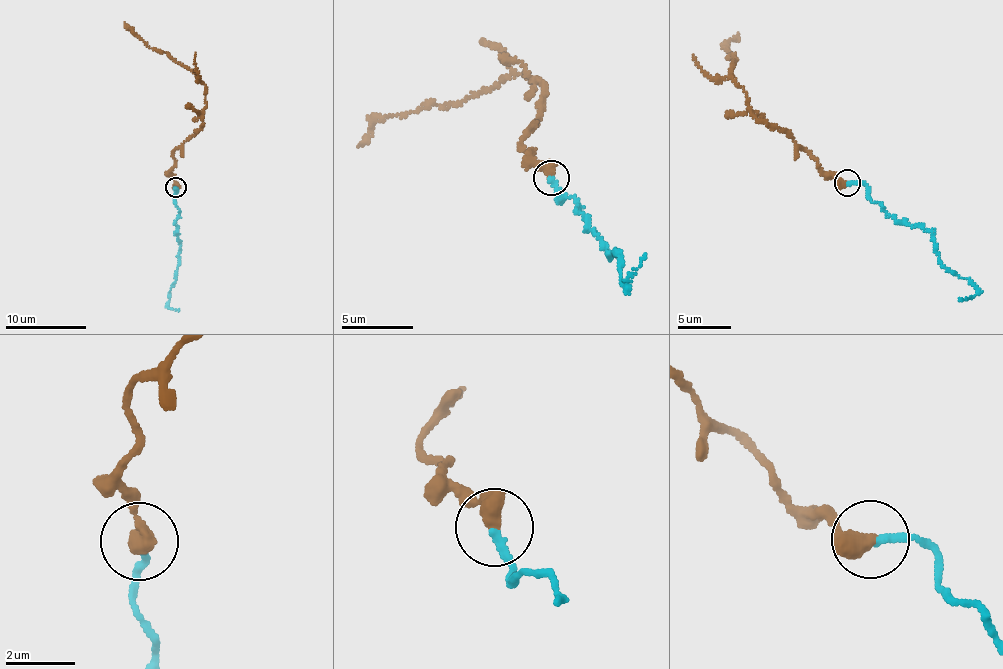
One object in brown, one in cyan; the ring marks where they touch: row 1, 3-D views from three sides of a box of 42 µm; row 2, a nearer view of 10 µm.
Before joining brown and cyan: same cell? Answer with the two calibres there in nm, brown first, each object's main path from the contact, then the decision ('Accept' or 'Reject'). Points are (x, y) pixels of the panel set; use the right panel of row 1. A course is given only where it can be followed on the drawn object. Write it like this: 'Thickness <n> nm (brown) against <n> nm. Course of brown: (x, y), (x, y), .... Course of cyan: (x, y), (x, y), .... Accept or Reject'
Thickness 550 nm (brown) against 200 nm. Course of brown: (848, 182), (824, 172), (785, 132), (751, 112), (729, 69), (735, 62), (726, 47), (738, 32). Course of cyan: (848, 182), (865, 184), (867, 199), (895, 218), (926, 229), (939, 260), (969, 281), (977, 293), (959, 300). Accept

